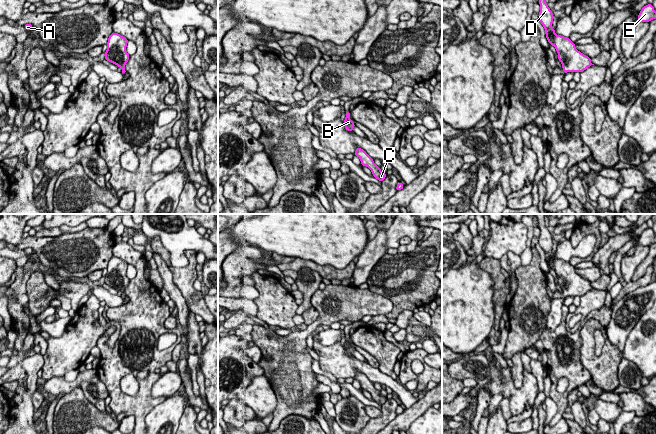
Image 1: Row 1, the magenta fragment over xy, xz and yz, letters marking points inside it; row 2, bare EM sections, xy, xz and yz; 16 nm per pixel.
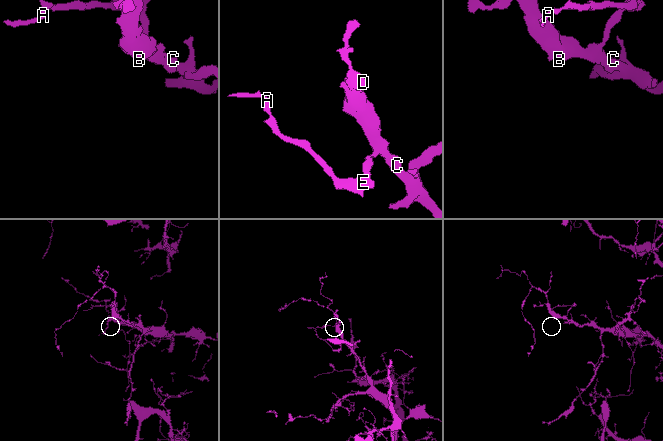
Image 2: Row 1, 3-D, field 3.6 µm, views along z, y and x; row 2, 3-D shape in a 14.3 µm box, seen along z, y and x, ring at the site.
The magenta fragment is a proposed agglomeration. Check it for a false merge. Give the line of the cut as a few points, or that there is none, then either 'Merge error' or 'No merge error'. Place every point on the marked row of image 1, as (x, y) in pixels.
No split. No merge error

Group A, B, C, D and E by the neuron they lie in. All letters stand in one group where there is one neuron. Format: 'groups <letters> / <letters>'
groups A B C D E

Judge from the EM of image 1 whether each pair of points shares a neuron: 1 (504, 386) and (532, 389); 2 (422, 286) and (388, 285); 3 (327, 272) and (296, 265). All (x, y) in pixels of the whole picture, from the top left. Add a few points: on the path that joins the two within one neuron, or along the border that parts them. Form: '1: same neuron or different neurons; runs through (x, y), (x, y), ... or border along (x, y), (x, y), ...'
1: same neuron; runs through (511, 392), (525, 392)
2: same neuron; runs through (414, 286), (396, 285)
3: same neuron; runs through (319, 269), (310, 264), (304, 264)

